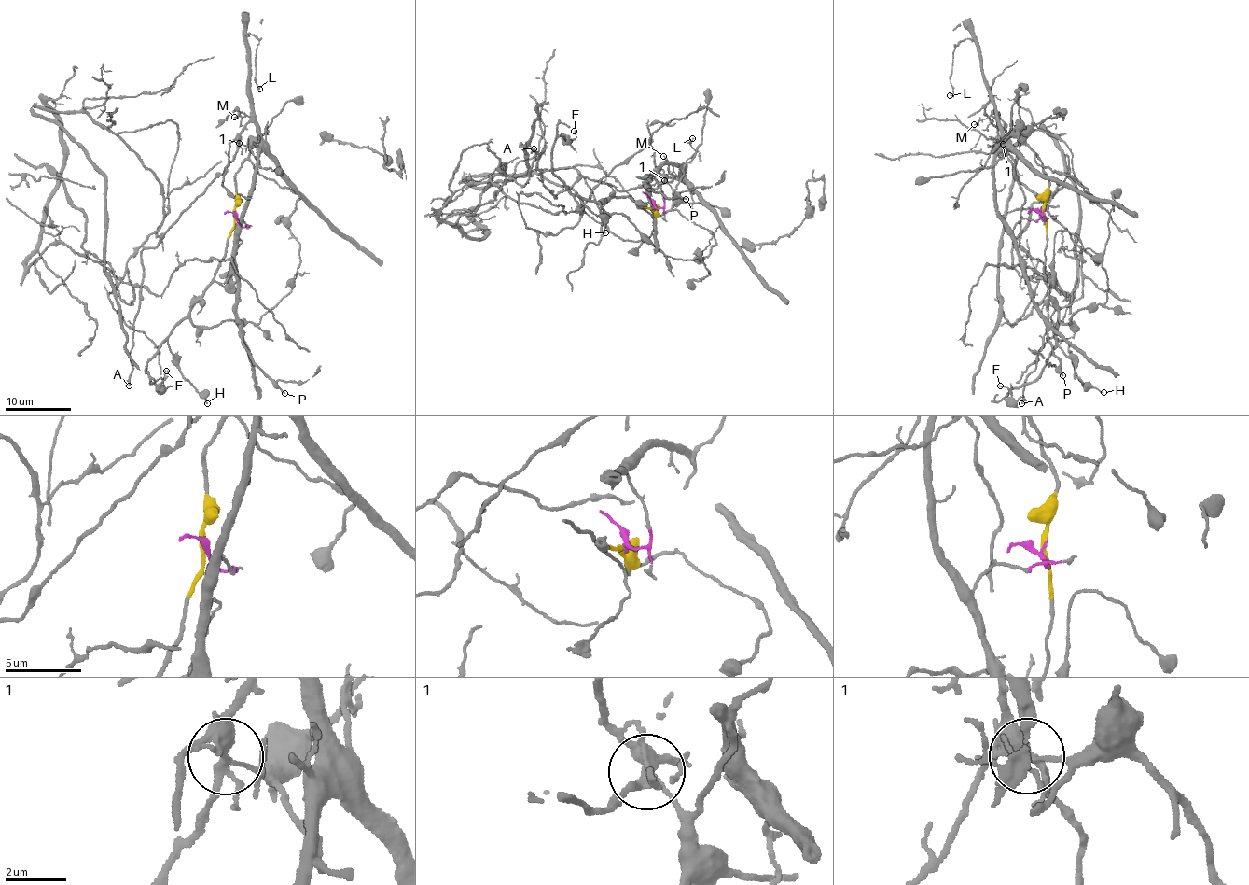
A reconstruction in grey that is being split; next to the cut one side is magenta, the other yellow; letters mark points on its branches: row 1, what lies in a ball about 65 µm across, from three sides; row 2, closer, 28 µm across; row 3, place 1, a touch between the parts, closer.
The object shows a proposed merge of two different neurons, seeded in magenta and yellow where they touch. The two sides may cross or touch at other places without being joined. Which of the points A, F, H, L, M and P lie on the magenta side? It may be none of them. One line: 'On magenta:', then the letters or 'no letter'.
On magenta: A, L, M, P

